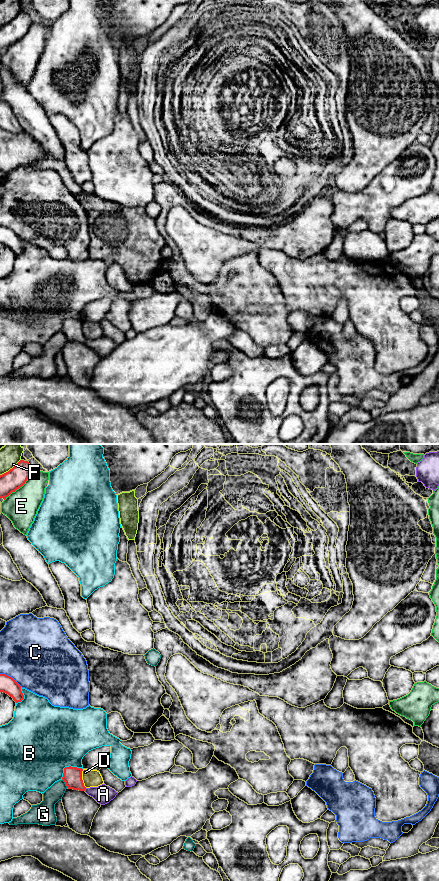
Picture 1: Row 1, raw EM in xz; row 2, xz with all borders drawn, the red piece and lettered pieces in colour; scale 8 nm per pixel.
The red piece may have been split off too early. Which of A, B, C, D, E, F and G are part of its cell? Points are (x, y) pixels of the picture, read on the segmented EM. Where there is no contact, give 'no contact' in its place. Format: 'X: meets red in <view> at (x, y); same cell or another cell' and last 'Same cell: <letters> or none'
A: meets red in xz at (85, 788); another cell
B: meets red in xz at (67, 767); another cell
C: meets red in xz at (11, 677); another cell
D: meets red in xz at (81, 778); another cell
E: meets red in xz at (20, 486); another cell
F: meets red in xz at (10, 469); another cell
G: meets red in xz at (65, 783); another cell
Same cell: none

